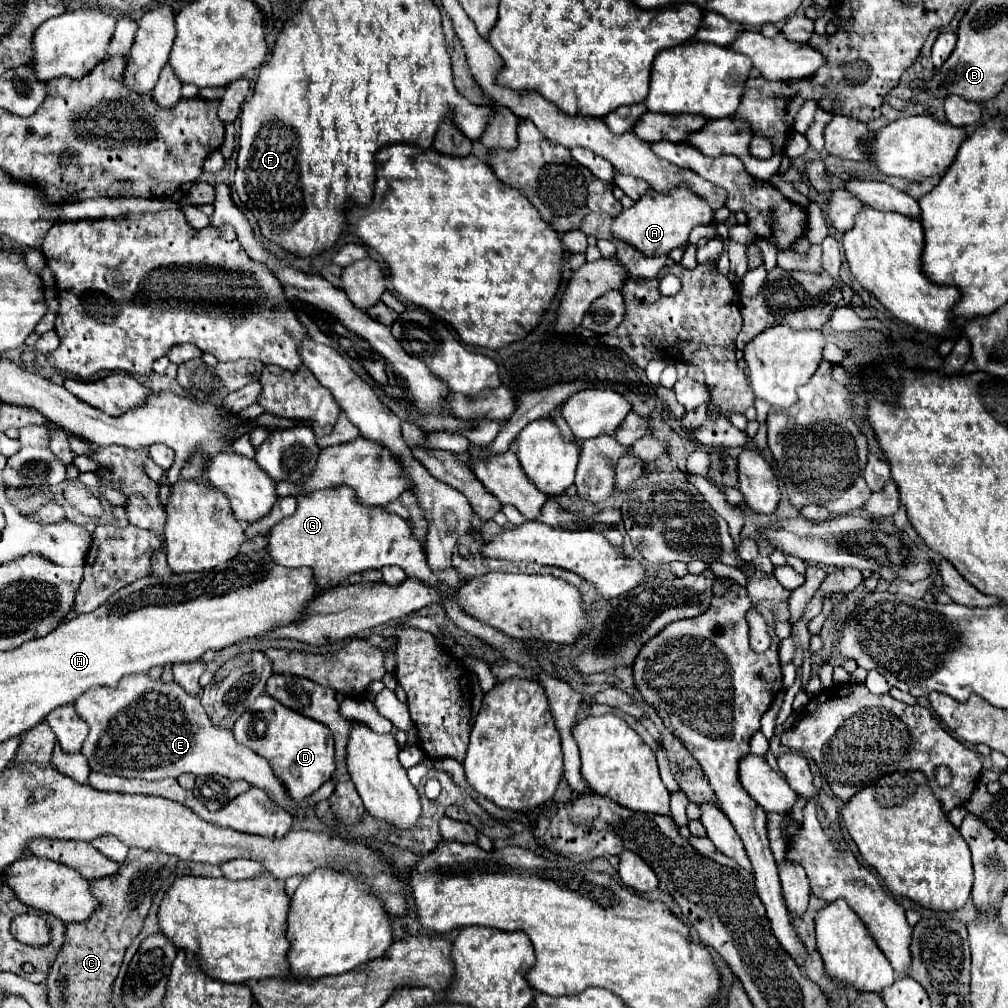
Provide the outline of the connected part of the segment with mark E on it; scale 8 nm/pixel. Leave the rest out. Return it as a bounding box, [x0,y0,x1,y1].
[74,674,302,816]

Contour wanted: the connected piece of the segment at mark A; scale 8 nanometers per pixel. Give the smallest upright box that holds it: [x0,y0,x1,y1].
[612,186,714,256]

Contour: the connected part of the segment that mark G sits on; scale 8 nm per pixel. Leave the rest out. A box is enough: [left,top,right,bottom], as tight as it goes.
[268,486,440,588]

